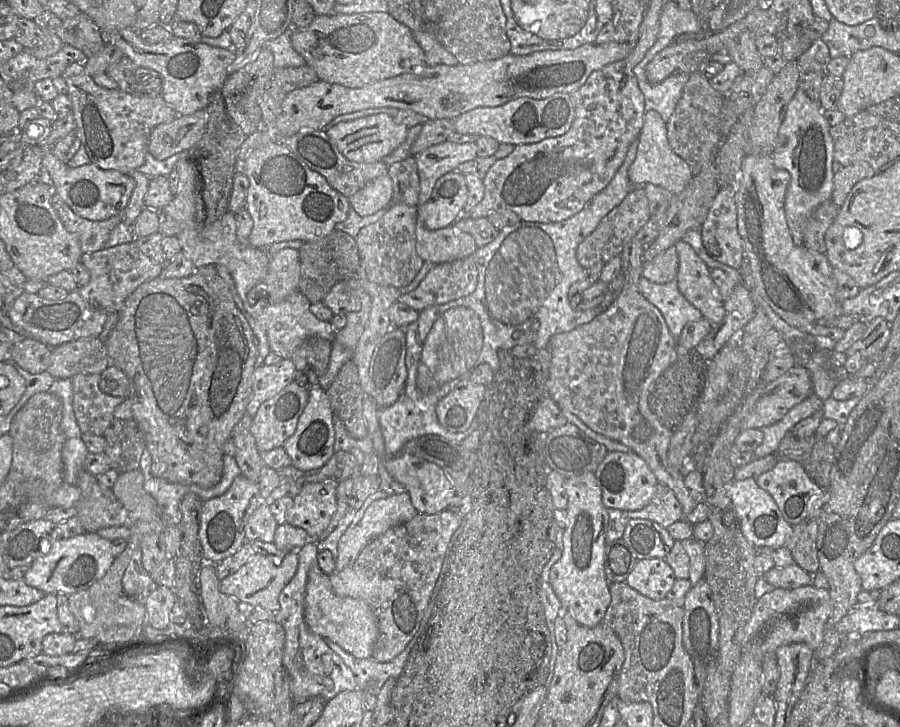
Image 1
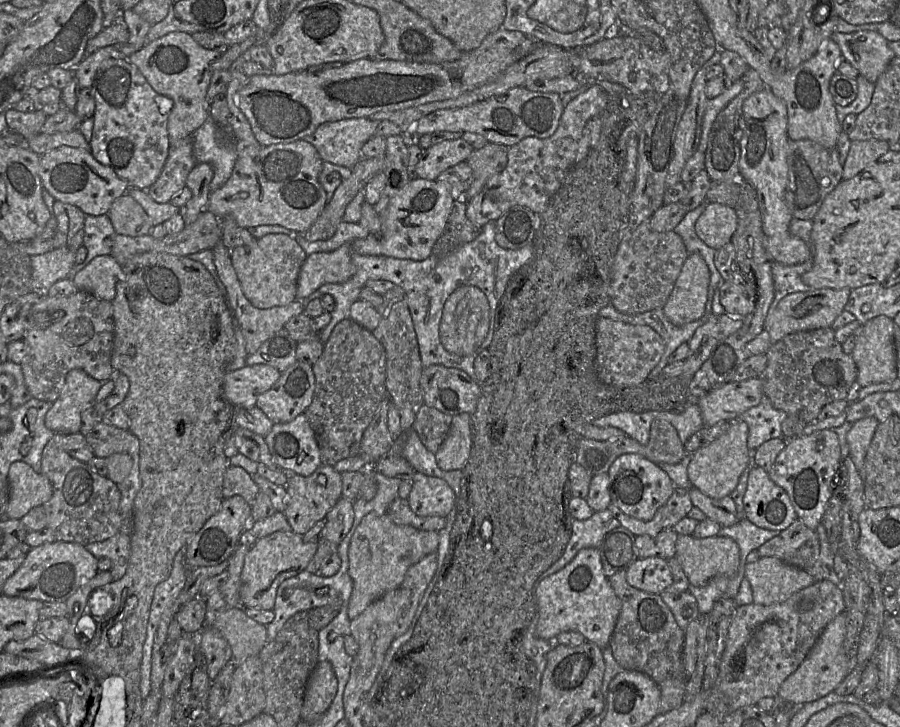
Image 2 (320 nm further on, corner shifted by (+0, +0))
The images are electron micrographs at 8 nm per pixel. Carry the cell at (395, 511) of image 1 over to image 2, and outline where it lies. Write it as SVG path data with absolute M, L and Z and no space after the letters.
M369 513L355 529L349 545L349 575L353 591L348 604L348 616L352 620L359 616L372 602L386 592L398 588L409 568L425 556L437 553L439 533L419 530L412 526L399 525L387 514Z

